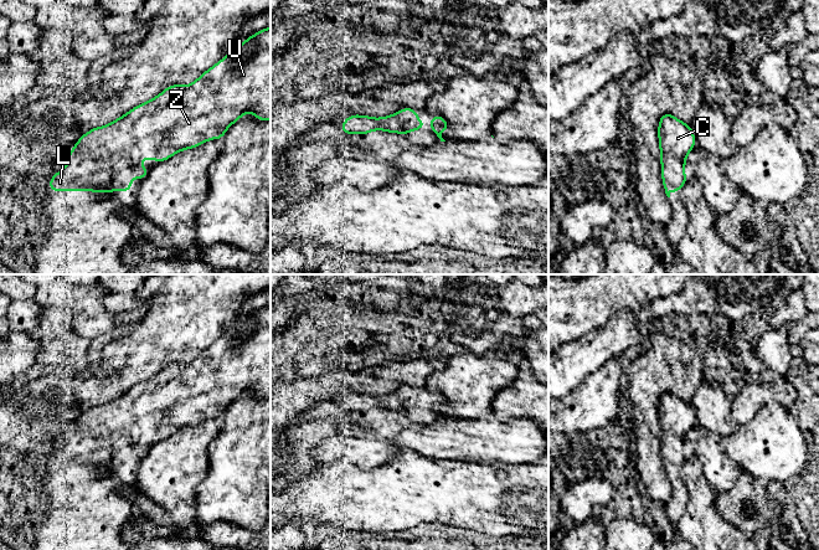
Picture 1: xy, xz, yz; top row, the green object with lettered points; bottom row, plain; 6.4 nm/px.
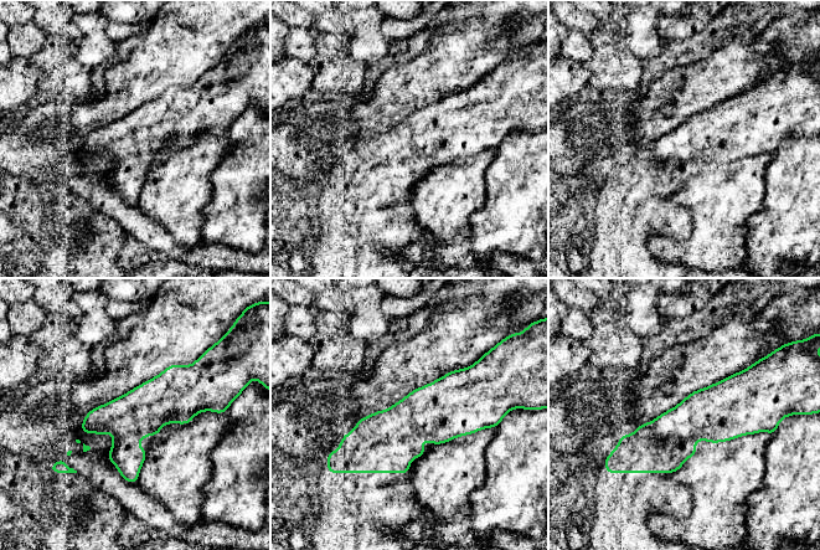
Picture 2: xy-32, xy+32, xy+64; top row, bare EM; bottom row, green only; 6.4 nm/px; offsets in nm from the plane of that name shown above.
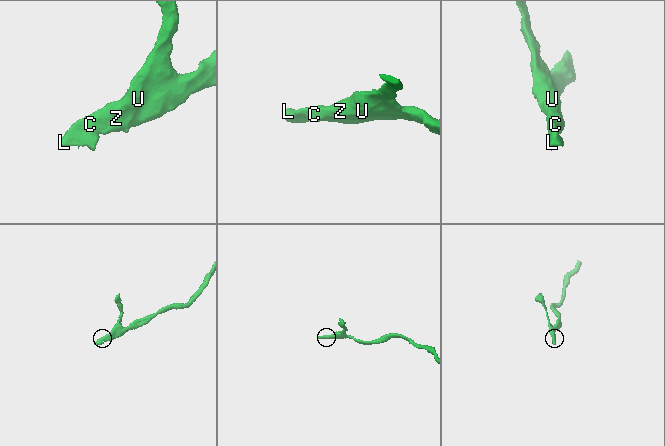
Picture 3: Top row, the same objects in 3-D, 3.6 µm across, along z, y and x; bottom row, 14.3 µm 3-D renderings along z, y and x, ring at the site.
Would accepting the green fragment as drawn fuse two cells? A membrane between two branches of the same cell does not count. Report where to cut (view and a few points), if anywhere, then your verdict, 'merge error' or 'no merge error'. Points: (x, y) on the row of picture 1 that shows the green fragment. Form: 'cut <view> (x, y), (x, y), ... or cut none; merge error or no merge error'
cut none; no merge error

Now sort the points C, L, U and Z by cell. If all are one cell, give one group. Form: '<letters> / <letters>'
C L U Z

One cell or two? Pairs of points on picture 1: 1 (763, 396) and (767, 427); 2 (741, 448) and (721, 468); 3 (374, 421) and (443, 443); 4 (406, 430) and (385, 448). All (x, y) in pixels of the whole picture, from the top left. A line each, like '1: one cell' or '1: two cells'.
1: two cells
2: two cells
3: one cell
4: two cells

